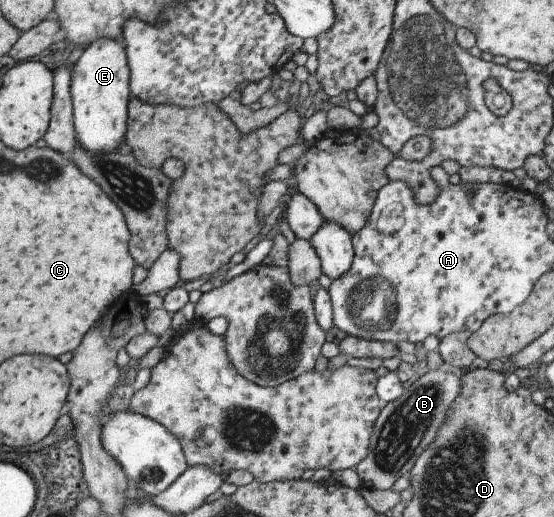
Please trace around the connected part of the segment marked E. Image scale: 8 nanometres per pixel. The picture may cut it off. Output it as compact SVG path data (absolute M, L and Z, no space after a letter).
M97 38L84 49L72 68L71 101L75 135L82 147L93 153L122 148L127 131L127 106L132 98L130 70L124 43L120 39Z

